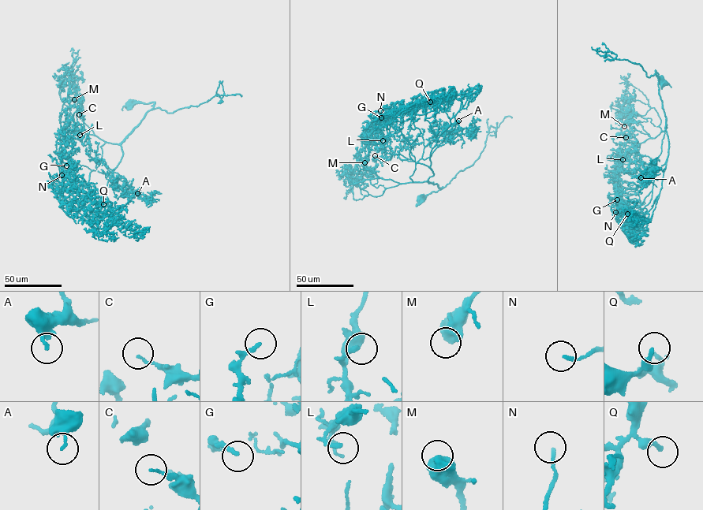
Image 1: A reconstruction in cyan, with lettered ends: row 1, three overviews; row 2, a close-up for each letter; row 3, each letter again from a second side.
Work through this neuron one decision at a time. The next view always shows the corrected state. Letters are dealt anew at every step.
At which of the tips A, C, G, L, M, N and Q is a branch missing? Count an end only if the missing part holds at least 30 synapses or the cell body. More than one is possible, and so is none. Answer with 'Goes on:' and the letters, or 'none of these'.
Goes on: G, N, Q

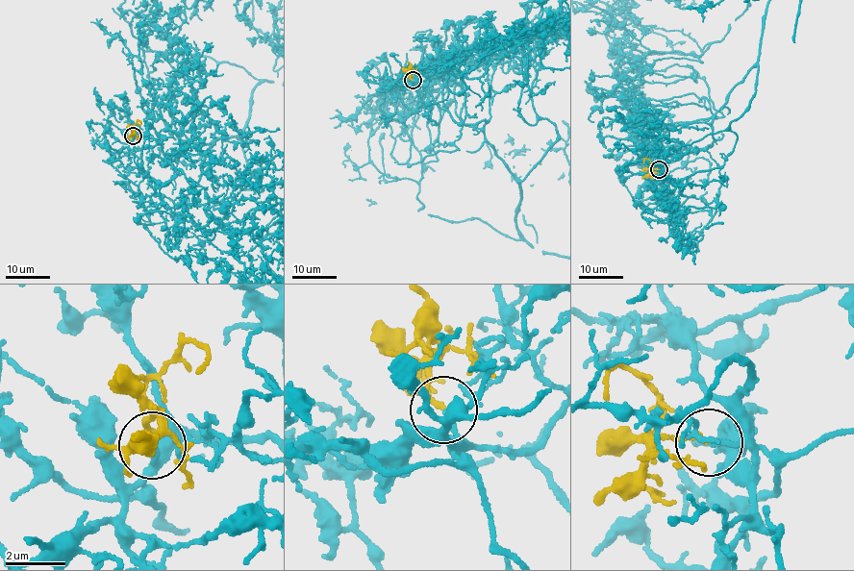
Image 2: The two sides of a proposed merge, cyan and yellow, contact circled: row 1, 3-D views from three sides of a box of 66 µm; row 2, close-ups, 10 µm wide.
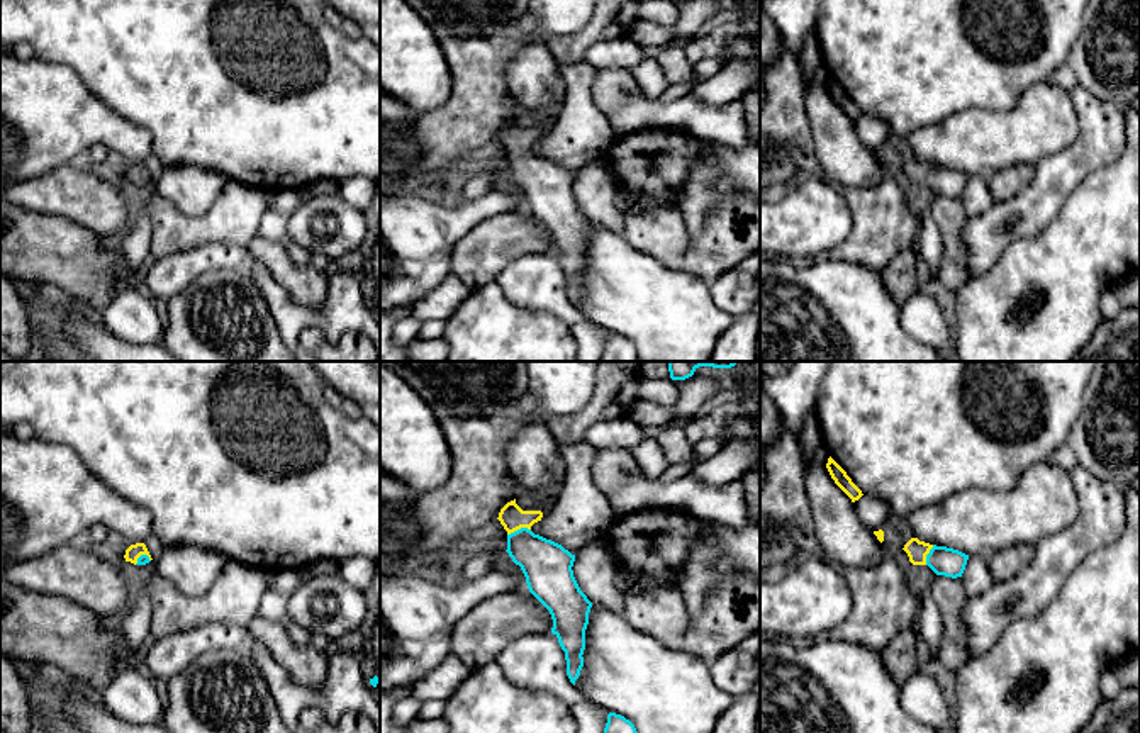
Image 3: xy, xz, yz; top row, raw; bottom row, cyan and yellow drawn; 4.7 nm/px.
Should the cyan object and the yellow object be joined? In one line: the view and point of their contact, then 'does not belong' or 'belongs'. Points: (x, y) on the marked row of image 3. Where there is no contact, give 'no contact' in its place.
xz (518, 530) | belongs

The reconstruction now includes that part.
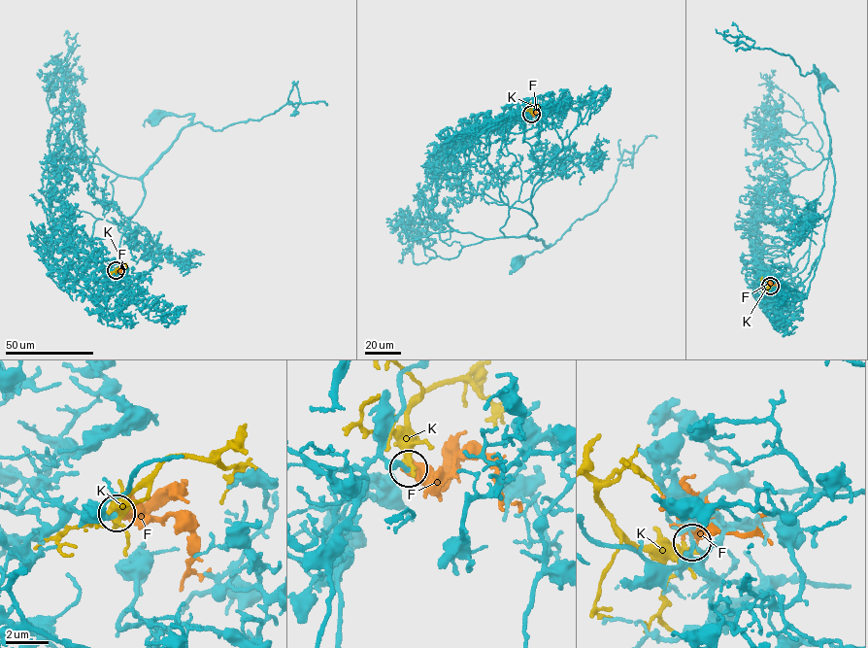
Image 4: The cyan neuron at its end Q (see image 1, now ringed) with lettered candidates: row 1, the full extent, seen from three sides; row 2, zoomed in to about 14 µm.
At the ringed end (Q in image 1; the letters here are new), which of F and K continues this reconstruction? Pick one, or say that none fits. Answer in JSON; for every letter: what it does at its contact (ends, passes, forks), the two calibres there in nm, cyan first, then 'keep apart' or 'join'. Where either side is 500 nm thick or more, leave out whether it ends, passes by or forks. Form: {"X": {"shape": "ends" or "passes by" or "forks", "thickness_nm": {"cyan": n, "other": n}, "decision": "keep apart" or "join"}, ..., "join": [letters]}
{"F": {"shape": "ends", "thickness_nm": {"cyan": 380, "other": 160}, "decision": "keep apart"}, "K": {"shape": "passes by", "thickness_nm": {"cyan": 380, "other": 320}, "decision": "keep apart"}, "join": []}

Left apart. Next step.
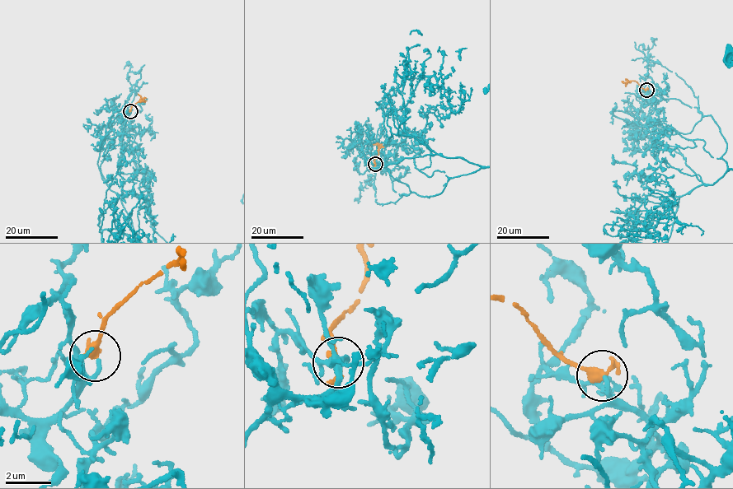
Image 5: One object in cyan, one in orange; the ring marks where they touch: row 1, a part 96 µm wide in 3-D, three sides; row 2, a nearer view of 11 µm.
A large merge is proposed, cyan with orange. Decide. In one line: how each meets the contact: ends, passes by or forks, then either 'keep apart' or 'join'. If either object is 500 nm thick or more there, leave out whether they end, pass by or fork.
cyan ends; orange passes by; join

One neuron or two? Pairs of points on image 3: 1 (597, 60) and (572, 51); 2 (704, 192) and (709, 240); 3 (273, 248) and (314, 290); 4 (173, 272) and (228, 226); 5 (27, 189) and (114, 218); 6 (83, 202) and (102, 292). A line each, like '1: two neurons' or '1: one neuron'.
1: two neurons
2: one neuron
3: one neuron
4: two neurons
5: one neuron
6: two neurons

